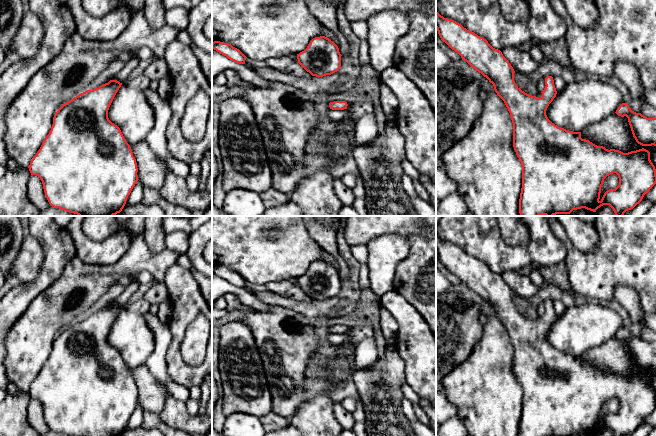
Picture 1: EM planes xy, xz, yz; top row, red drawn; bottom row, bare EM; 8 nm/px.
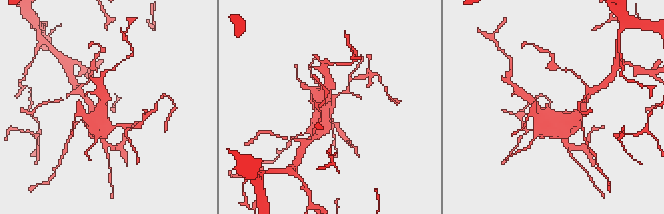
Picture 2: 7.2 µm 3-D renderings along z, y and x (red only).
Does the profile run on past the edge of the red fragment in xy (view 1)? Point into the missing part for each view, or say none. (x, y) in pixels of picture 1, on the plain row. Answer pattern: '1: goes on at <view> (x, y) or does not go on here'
1: does not go on here

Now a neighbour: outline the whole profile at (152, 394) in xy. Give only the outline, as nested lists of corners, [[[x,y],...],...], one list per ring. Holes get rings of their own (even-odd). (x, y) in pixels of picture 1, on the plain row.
[[[146,364],[130,371],[137,387],[138,404],[145,411],[160,415],[168,394],[165,386],[157,381]]]

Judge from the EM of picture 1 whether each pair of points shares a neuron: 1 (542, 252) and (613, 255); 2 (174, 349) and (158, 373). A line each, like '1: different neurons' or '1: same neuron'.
1: different neurons
2: different neurons

